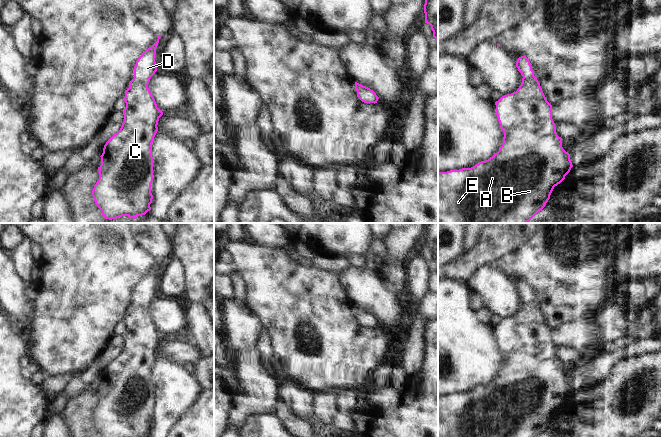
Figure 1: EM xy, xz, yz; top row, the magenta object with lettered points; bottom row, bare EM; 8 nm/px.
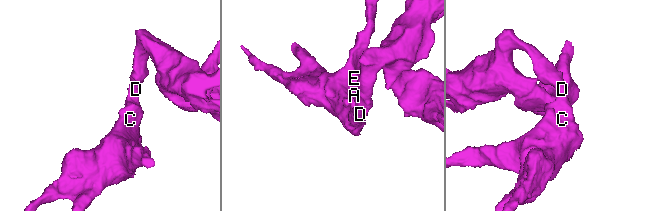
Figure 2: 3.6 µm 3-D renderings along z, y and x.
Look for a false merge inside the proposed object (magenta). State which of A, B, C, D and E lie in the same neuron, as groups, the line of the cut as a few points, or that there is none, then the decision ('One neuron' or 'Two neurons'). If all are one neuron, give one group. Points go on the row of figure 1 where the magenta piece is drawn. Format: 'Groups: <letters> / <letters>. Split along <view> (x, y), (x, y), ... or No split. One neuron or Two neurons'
Groups: A B C D E. No split. One neuron

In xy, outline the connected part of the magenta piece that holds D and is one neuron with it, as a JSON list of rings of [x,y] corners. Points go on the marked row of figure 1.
[[[157,35],[157,41],[137,59],[134,66],[134,78],[129,82],[129,88],[125,90],[123,98],[126,103],[123,111],[124,122],[120,130],[106,142],[100,156],[99,179],[94,185],[92,196],[104,218],[109,220],[122,216],[136,219],[151,210],[154,163],[152,143],[158,131],[159,118],[163,112],[157,107],[147,85],[157,71],[155,55],[160,37]]]

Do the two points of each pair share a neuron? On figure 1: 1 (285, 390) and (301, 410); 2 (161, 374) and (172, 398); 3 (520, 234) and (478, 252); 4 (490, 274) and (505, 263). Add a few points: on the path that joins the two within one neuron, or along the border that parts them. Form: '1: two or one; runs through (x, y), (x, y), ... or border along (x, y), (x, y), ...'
1: one; runs through (290, 395), (300, 405)
2: one; runs through (167, 380), (172, 385), (172, 392)
3: one; runs through (510, 234), (503, 234), (488, 249)
4: two; border along (500, 270), (505, 274)

